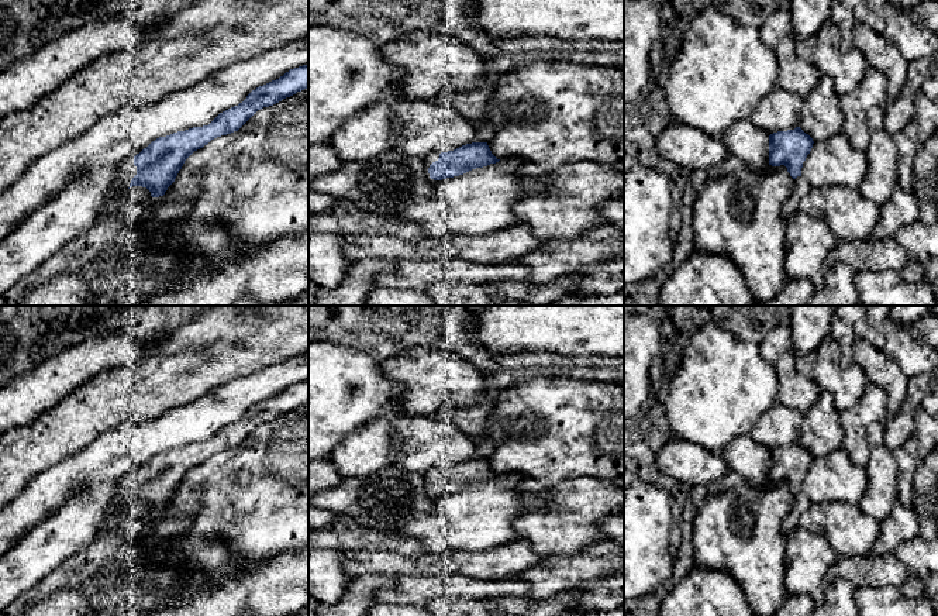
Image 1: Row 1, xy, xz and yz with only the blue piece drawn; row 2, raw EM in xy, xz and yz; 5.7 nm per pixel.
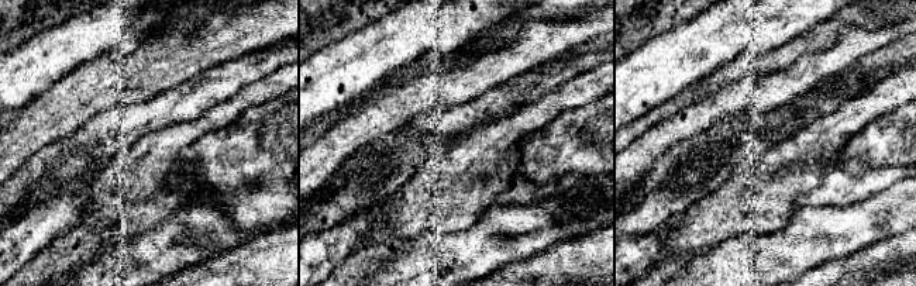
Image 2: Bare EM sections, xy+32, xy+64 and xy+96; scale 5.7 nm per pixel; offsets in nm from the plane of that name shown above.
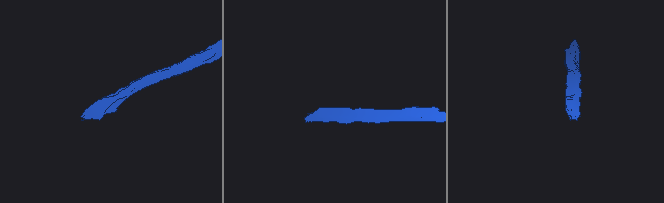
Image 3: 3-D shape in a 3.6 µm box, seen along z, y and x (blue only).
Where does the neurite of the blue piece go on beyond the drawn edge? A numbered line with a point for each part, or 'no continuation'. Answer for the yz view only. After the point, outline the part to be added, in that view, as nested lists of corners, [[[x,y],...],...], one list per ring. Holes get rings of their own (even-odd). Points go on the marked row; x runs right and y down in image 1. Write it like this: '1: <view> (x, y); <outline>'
1: yz (800, 186); [[[797,176],[796,179],[793,179],[793,189],[789,193],[783,206],[783,214],[786,218],[790,218],[799,210],[801,199],[807,196],[810,189],[811,187],[808,182],[804,179],[804,176]]]

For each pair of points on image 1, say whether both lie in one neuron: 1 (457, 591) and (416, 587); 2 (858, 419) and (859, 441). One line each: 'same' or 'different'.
1: same
2: same

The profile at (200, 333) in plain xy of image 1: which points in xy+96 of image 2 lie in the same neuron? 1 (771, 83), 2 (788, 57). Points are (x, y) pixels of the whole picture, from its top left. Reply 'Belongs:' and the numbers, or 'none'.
Belongs: 1

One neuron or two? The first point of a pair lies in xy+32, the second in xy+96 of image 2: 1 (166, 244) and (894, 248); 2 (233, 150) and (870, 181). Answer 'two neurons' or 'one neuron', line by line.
1: two neurons
2: two neurons

